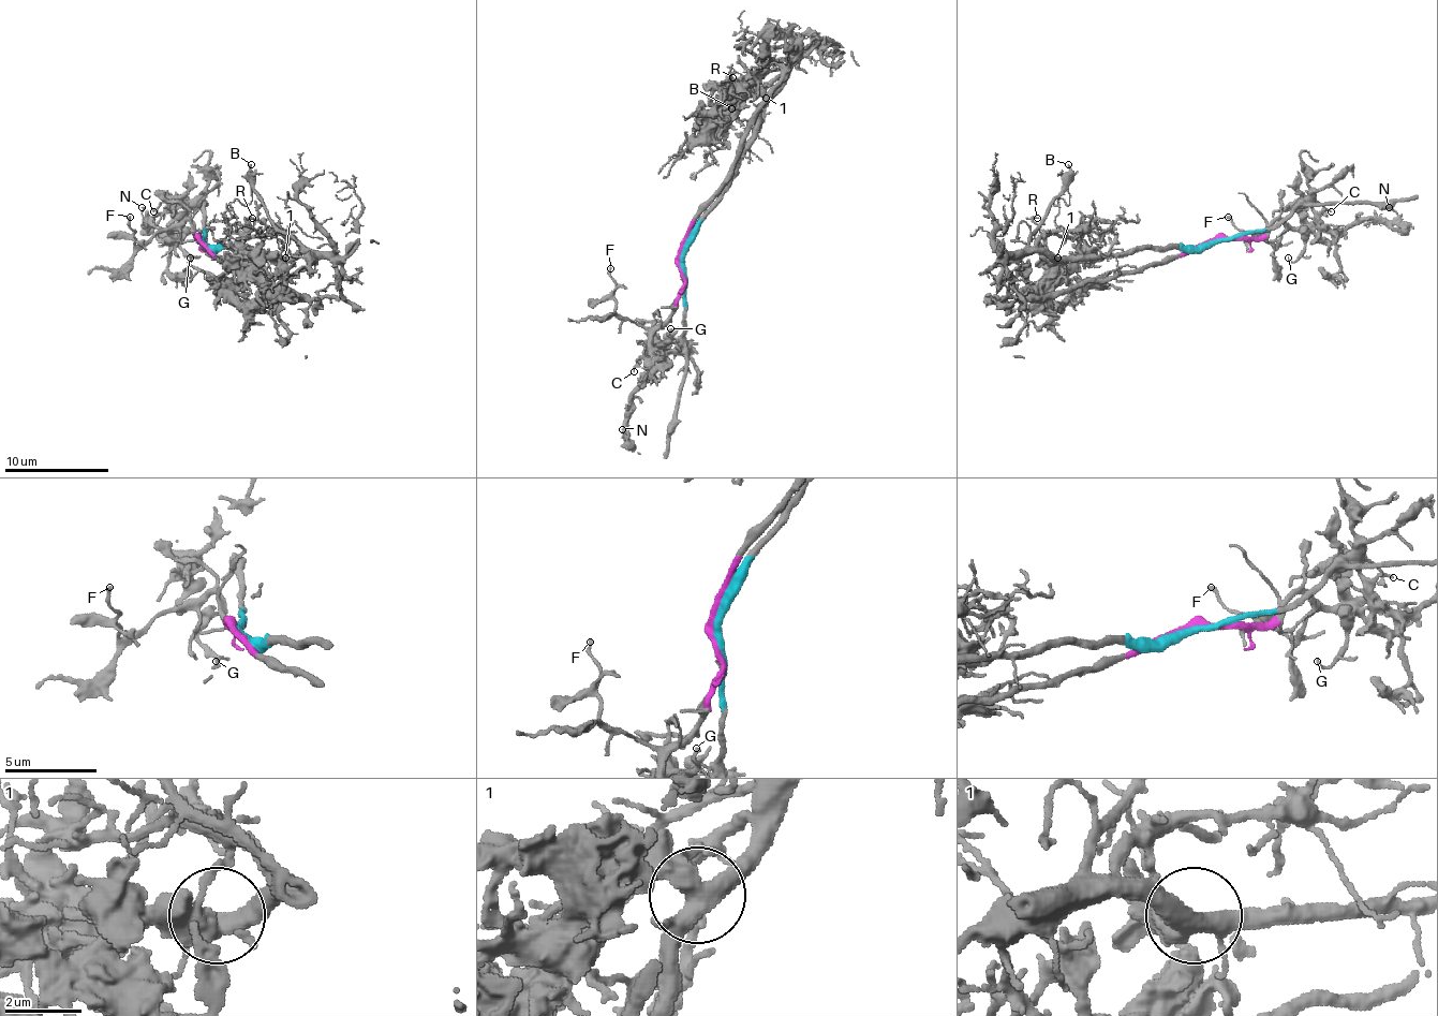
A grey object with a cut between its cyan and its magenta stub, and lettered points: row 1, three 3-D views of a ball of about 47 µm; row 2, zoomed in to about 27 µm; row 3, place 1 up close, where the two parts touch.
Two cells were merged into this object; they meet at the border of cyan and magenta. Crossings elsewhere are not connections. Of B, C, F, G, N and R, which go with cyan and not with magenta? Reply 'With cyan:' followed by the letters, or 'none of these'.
With cyan: B, C, R

